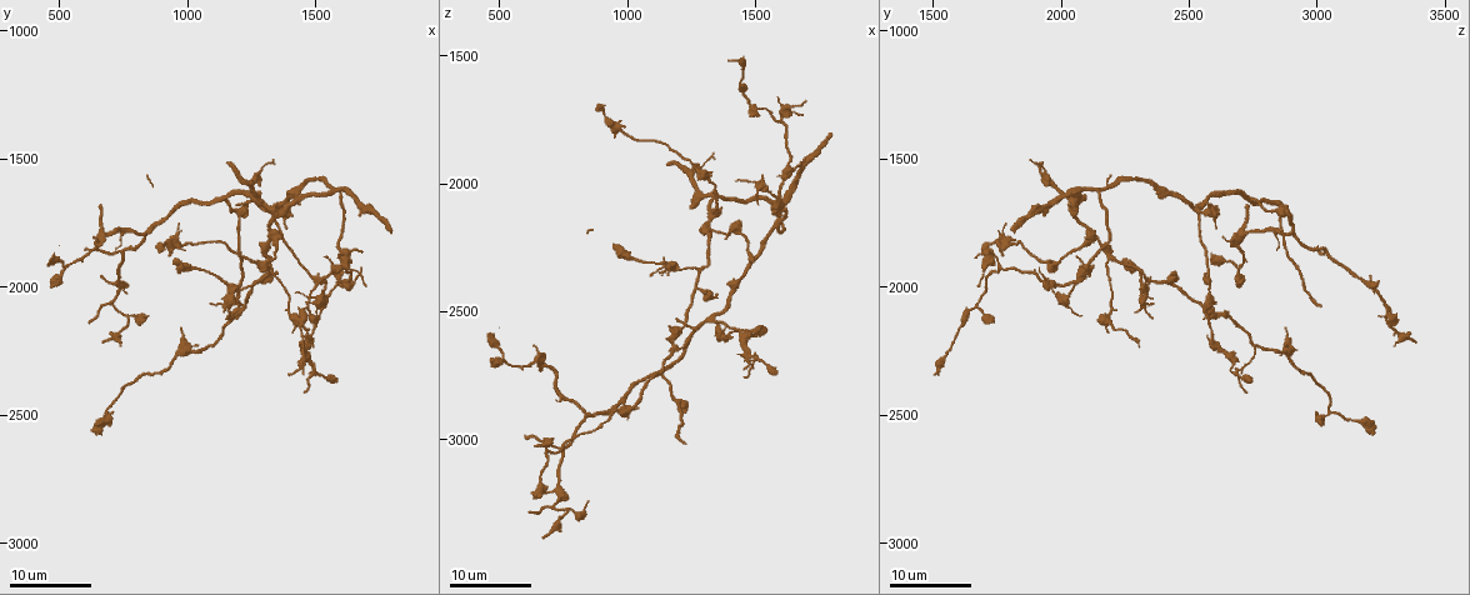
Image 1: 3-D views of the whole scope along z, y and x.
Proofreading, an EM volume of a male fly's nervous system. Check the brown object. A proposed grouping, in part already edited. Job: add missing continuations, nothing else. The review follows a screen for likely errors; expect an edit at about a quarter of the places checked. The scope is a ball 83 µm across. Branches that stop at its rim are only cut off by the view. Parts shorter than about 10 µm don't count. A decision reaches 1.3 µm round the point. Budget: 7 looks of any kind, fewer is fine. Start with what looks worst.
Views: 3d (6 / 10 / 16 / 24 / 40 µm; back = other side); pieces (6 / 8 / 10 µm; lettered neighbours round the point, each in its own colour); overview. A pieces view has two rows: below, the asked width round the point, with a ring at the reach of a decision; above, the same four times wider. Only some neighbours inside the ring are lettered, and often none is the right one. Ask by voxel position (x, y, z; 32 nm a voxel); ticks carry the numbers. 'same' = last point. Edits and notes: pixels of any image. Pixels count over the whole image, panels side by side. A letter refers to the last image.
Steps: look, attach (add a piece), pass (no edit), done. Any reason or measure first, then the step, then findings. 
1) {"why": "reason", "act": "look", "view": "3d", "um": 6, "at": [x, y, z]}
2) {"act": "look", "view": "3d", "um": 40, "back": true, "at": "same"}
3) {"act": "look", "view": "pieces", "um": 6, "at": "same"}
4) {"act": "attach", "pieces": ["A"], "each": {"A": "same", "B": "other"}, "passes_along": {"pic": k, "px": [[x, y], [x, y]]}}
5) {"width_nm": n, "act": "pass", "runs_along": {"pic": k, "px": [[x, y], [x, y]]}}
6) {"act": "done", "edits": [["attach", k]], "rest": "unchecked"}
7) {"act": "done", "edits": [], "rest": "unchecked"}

{"why": "branch stops here", "act": "look", "view": "3d", "um": 16, "at": [1800, 1780, 1810]}

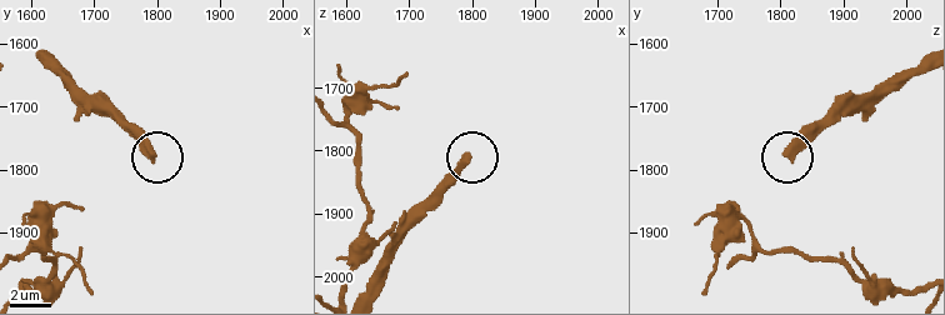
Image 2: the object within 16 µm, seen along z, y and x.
{"act": "look", "view": "pieces", "um": 6, "at": [1795, 1775, 1805]}

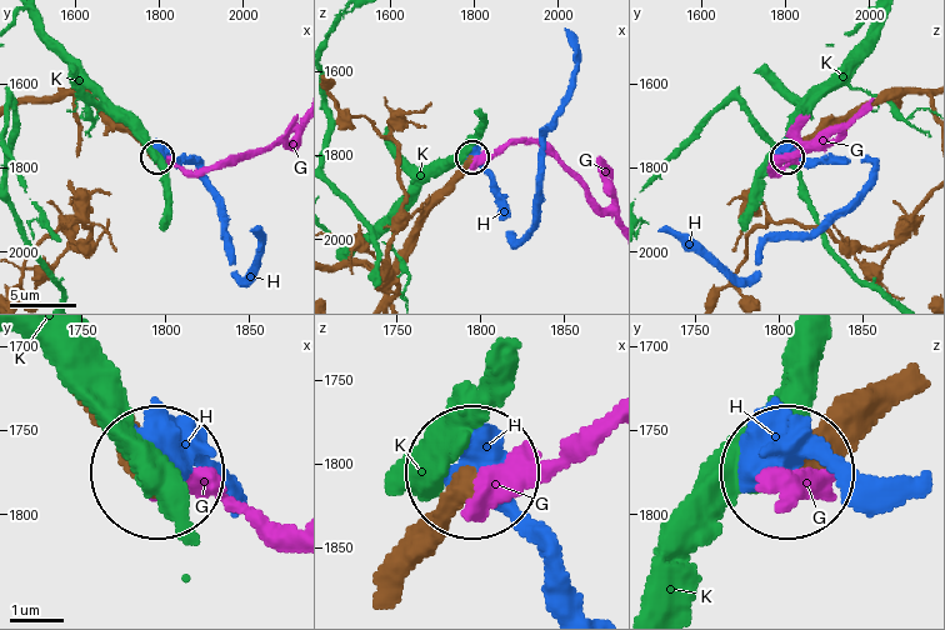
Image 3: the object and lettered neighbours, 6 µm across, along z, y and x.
{"act": "pass", "each": {"G": "other", "H": "other", "K": "other"}, "runs_along": {"pic": 3, "px": [[410, 544], [473, 481]]}, "found": "no lettered piece goes on from it"}

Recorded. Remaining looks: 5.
{"why": "long arm stops here", "act": "look", "view": "3d", "um": 24, "at": [1220, 2060, 3010]}

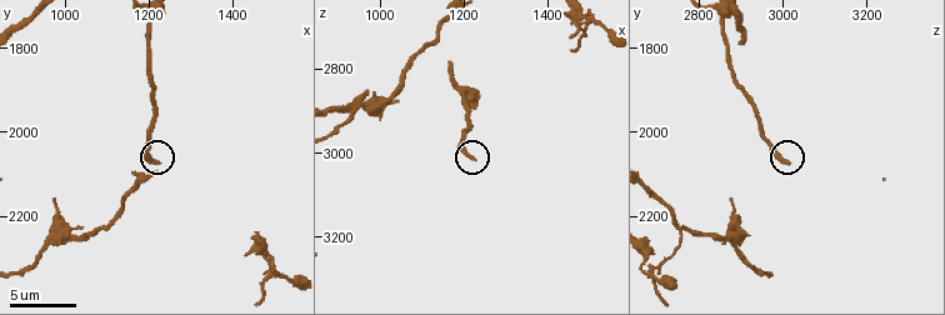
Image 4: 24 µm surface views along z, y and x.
{"act": "look", "view": "pieces", "um": 10, "at": [1225, 2070, 3020]}

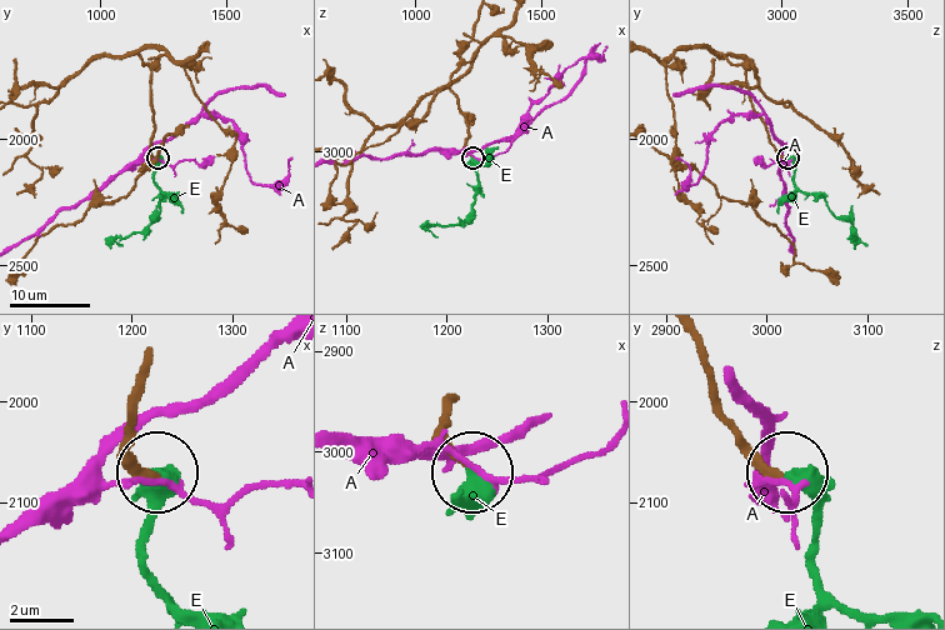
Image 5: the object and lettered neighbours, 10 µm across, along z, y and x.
{"act": "attach", "pieces": ["E"], "each": {"A": "other", "E": "same"}, "passes_along": {"pic": 5, "px": [[153, 138], [160, 211], [140, 231], [119, 236]]}, "found": "it goes on there"}

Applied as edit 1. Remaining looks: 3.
{"why": "free end", "act": "look", "view": "3d", "um": 16, "at": [1200, 1680, 2530]}

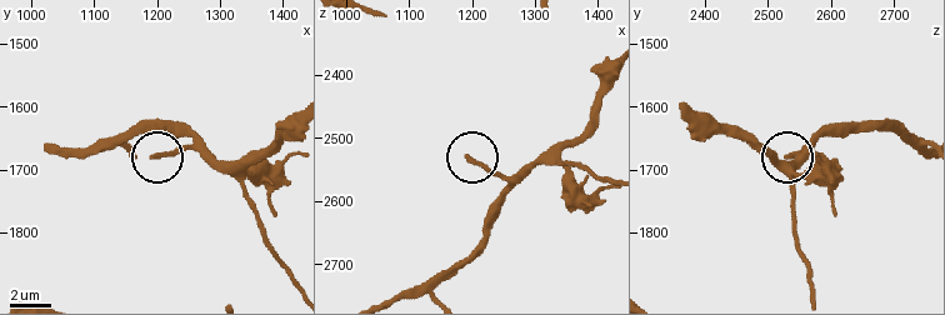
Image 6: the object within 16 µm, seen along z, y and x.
{"act": "look", "view": "pieces", "um": 10, "at": [1200, 1680, 2535]}

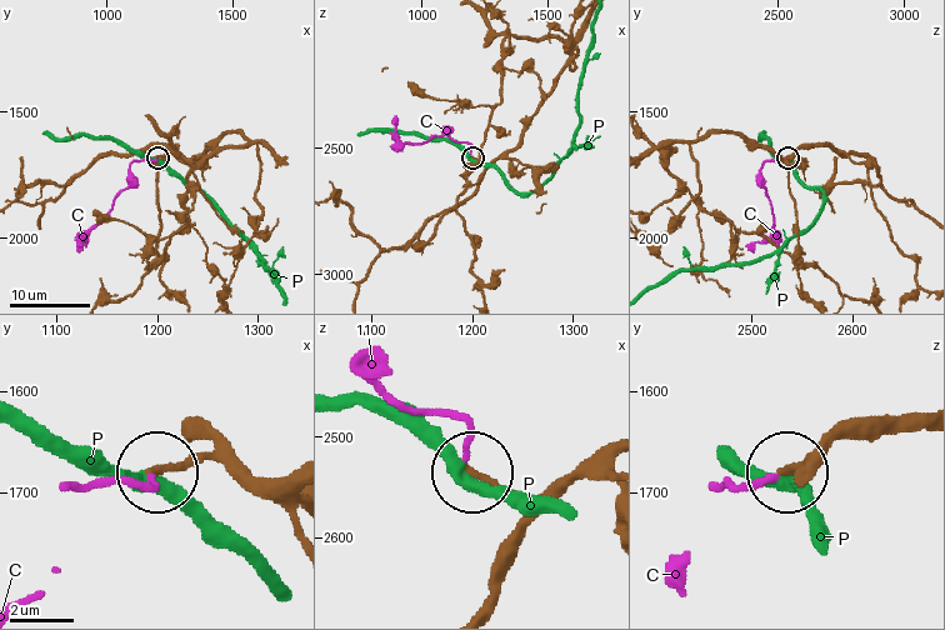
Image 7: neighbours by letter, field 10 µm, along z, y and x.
{"act": "attach", "pieces": ["C"], "each": {"C": "same", "P": "other"}, "passes_along": {"pic": 7, "px": [[233, 469], [195, 456], [150, 469], [155, 480], [74, 488]]}, "found": "it goes on there"}

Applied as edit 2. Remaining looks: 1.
{"act": "done", "edits": [["attach", 5], ["attach", 7]], "rest": "unchecked"}

